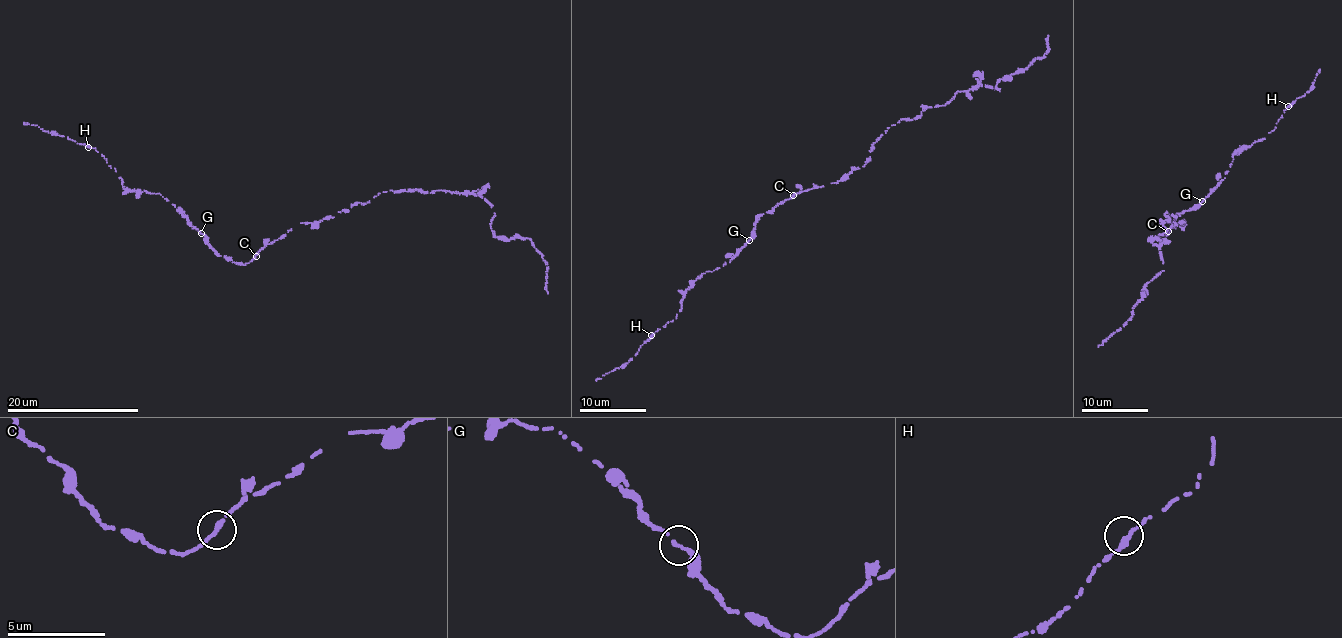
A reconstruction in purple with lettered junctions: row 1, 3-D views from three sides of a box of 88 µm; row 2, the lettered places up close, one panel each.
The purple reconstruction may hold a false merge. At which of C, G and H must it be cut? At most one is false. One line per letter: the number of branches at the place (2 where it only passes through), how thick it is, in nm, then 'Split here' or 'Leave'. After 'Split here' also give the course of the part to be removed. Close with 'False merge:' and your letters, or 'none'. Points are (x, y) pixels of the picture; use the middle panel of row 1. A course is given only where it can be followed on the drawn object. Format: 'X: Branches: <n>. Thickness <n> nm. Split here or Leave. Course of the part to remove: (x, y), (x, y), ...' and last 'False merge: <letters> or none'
C: Branches: 2. Thickness 240 nm. Leave
G: Branches: 2. Thickness 190 nm. Leave
H: Branches: 2. Thickness 240 nm. Leave
False merge: none

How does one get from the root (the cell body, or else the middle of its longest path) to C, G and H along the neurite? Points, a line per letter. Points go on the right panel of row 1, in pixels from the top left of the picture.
C: (1181, 222), (1172, 224), (1167, 231)
G: (1181, 222), (1172, 224), (1167, 235), (1177, 216), (1196, 208), (1202, 201)
H: (1181, 222), (1167, 235), (1177, 216), (1198, 207), (1225, 178), (1236, 150), (1262, 141), (1288, 106)

